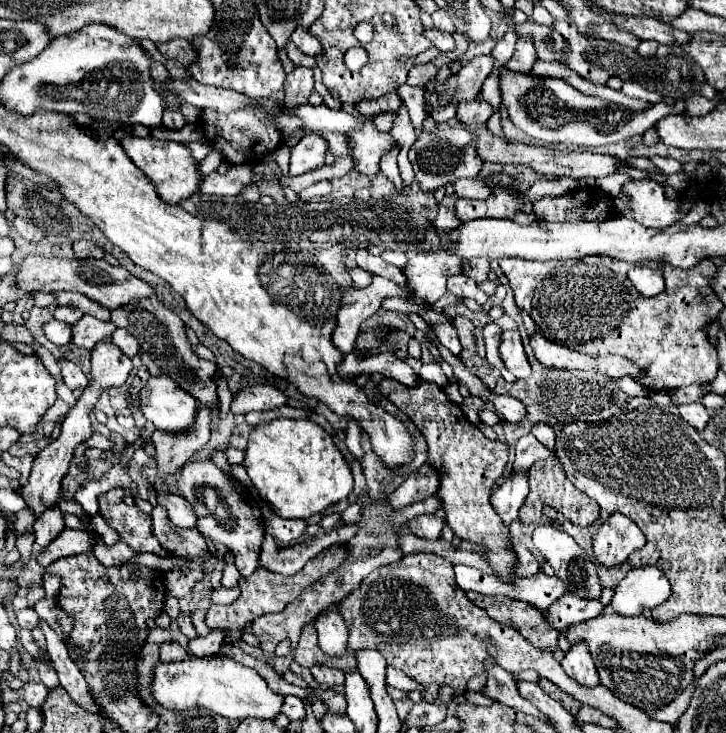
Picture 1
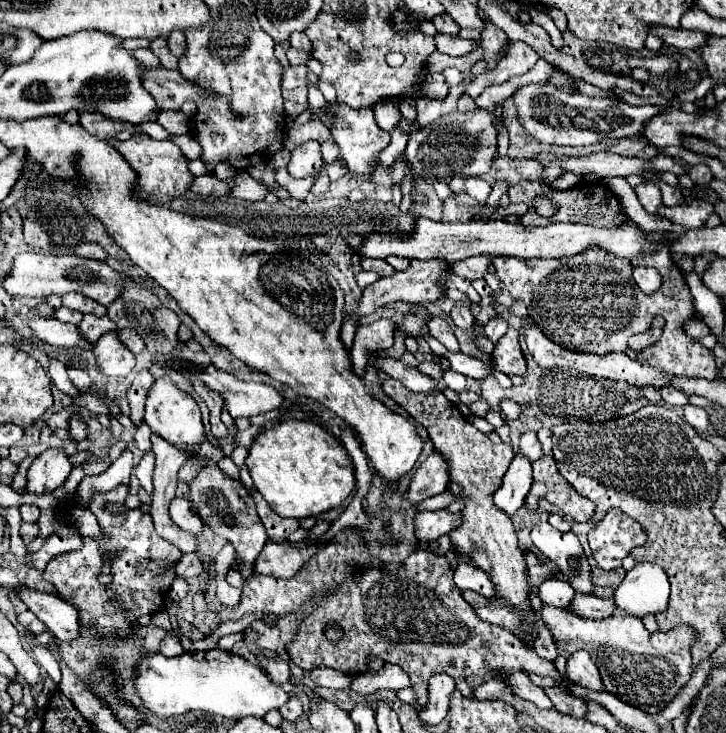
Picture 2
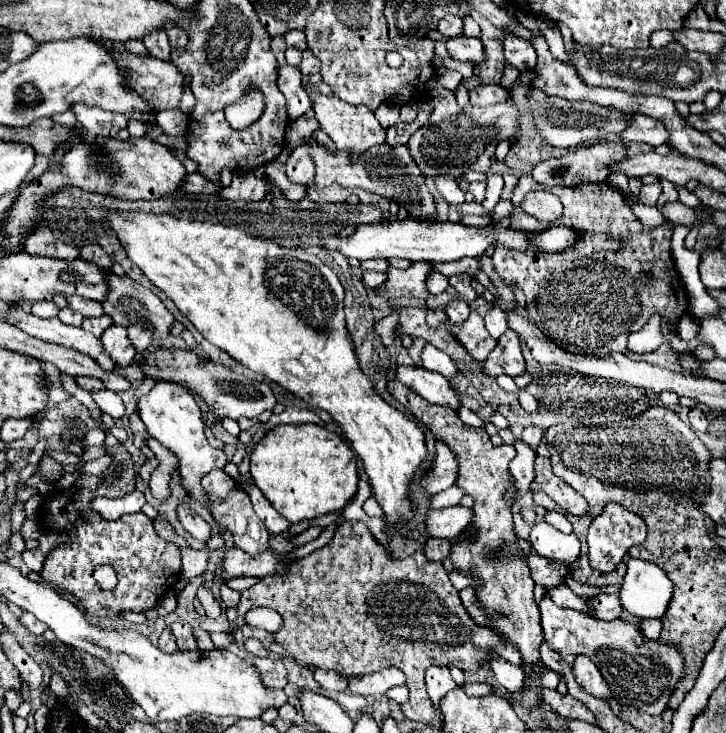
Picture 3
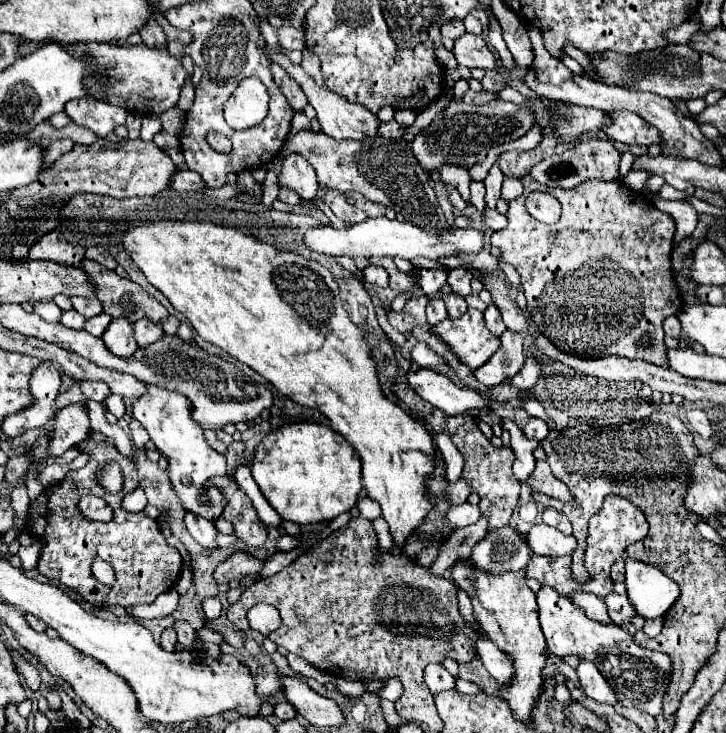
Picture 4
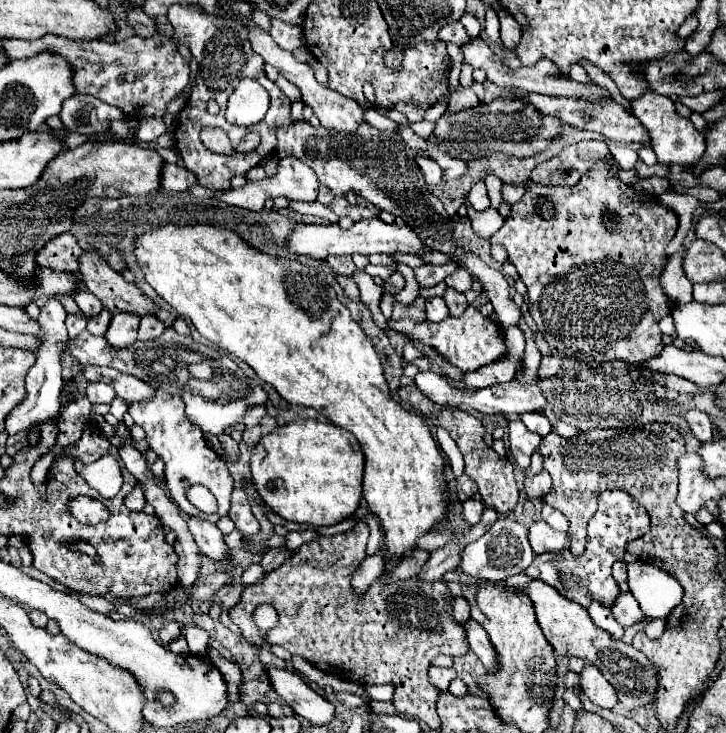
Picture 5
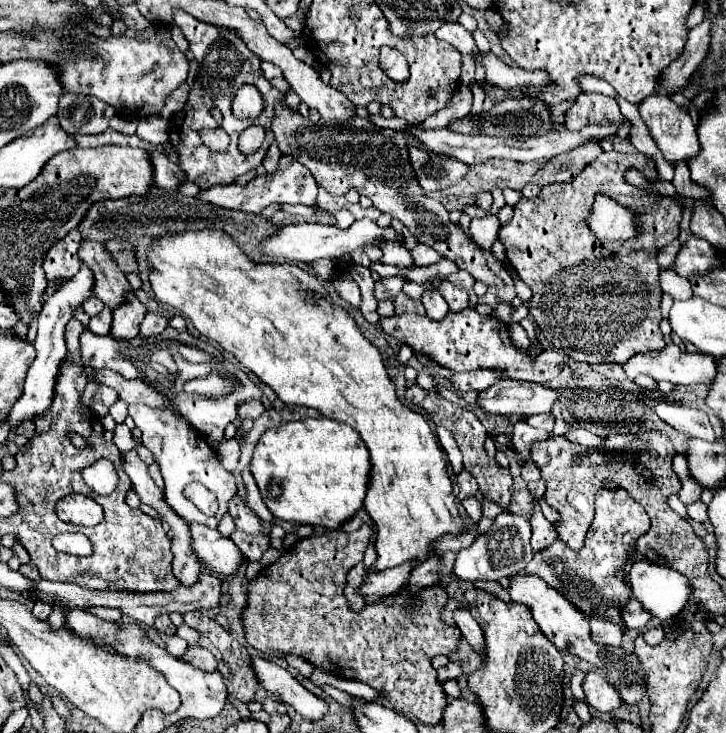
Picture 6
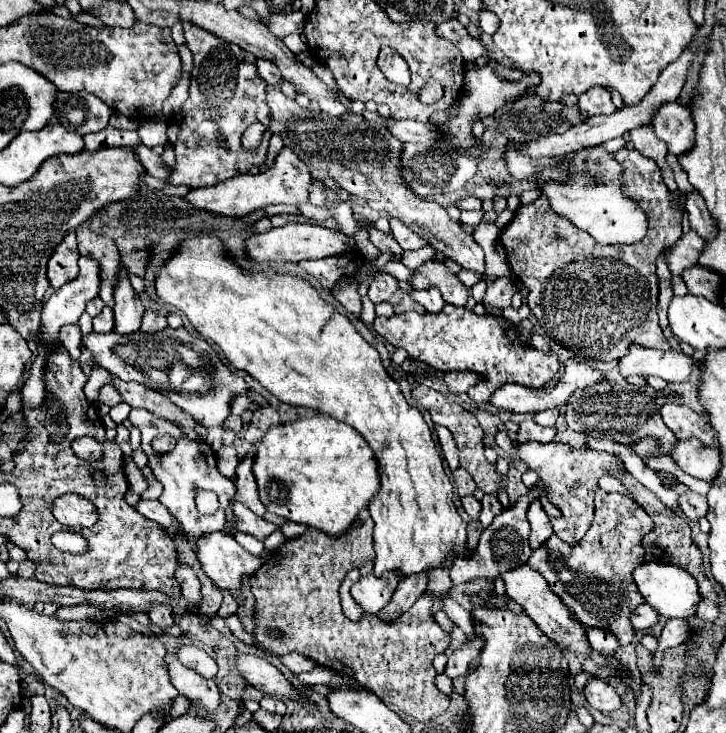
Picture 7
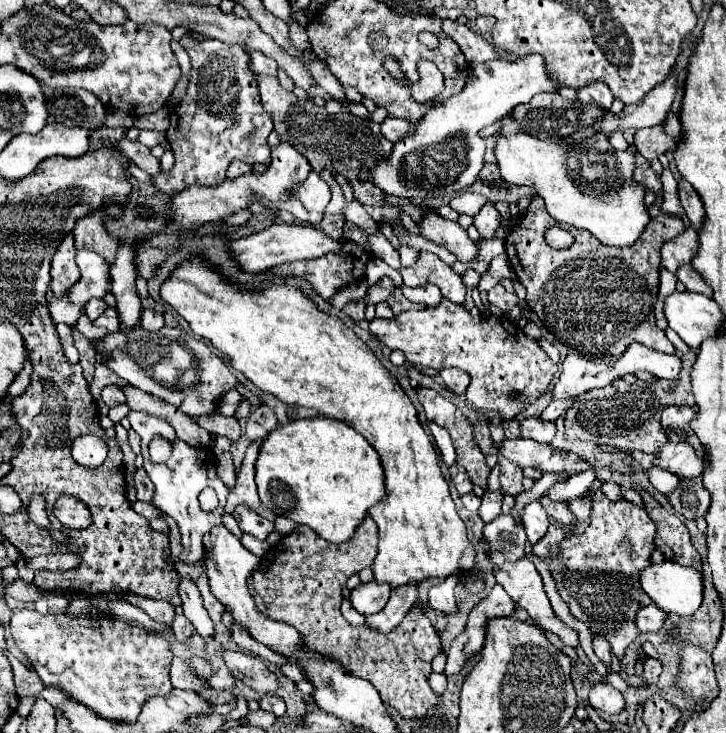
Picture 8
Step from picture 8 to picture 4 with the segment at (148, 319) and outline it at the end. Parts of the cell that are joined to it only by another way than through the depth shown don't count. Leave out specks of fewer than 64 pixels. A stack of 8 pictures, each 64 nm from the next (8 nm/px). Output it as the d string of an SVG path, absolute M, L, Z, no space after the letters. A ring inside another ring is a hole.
M144 318L144 320L138 320L138 322L134 324L134 338L136 338L136 342L138 342L140 348L150 346L150 344L156 342L162 334L164 334L162 328L156 326L154 322L148 322L146 318Z

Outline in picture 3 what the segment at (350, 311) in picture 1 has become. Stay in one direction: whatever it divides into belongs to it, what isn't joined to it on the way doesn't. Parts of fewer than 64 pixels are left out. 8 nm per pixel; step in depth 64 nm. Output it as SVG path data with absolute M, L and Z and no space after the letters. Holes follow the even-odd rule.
M412 262L406 270L388 270L388 280L376 288L376 294L382 298L402 298L402 296L414 296L414 298L428 298L430 292L426 288L428 276L434 272L434 266L430 262Z

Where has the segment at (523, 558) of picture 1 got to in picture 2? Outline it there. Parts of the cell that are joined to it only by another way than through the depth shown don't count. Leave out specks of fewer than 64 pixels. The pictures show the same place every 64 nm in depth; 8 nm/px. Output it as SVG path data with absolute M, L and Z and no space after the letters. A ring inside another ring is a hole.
M524 550L524 556L526 556L524 560L526 560L526 566L528 566L528 584L538 584L538 582L552 576L552 566L540 562L534 552Z

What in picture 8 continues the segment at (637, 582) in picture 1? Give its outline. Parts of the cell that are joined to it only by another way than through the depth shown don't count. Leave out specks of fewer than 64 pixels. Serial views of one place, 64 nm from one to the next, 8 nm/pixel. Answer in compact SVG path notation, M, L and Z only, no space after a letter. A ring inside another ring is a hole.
M668 560L644 568L640 586L666 614L692 616L702 604L702 572Z

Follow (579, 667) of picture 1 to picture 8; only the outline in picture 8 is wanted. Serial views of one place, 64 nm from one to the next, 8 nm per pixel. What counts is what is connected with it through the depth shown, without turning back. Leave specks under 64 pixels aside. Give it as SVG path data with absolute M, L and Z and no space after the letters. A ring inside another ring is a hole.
M604 682L592 684L590 694L588 694L588 702L594 710L604 710L608 714L618 714L624 708L622 694Z

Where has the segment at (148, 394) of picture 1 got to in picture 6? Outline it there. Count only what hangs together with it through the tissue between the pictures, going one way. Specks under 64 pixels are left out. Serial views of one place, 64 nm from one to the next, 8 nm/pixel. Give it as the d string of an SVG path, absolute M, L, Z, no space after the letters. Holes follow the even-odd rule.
M172 402L160 406L160 410L152 410L152 406L128 406L128 412L134 420L134 424L142 430L142 444L154 454L154 460L160 462L160 472L164 476L164 496L166 502L182 516L186 522L200 522L210 528L216 528L224 512L228 512L228 502L236 494L236 484L232 472L224 470L216 452L204 442L204 438L186 422ZM190 482L202 482L208 490L214 490L218 494L218 514L216 516L206 516L198 512L198 508L184 498L184 486Z

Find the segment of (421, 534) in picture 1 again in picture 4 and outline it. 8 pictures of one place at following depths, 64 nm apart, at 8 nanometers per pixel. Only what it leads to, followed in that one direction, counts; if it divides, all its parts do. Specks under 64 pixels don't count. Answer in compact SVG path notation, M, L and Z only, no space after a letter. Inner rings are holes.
M460 504L460 506L452 506L446 512L446 520L452 524L452 528L462 528L468 524L478 522L480 518L480 510L474 504Z

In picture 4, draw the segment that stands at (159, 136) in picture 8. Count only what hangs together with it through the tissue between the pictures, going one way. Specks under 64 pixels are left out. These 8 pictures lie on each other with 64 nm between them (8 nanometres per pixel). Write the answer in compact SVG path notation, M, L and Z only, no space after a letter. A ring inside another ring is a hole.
M144 116L142 118L142 132L140 132L140 138L142 140L152 140L156 132L160 132L160 120L158 116Z

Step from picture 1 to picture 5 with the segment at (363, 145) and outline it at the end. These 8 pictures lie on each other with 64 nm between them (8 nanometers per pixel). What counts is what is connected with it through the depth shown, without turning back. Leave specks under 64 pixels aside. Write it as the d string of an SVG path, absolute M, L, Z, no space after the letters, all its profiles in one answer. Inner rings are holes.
M246 22L246 24L248 24L248 30L250 30L252 48L264 58L266 64L276 66L294 86L300 88L304 104L308 104L308 106L314 110L314 114L318 116L320 124L322 124L326 130L330 130L330 132L356 134L358 126L364 122L364 110L362 110L356 102L352 102L350 98L346 98L346 96L342 96L342 94L338 94L338 92L334 92L334 90L330 90L330 88L324 88L324 86L314 78L314 72L312 72L312 68L310 68L308 64L296 62L290 52L286 52L286 50L282 50L280 46L276 46L276 42L272 40L272 36L266 34L266 32L262 32L254 22Z

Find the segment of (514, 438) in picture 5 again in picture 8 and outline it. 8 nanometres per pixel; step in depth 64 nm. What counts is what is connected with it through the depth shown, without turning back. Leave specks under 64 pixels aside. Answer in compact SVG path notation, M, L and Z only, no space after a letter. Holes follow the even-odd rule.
M532 416L520 424L520 432L522 432L522 438L550 443L556 434L556 426L554 426L554 422L544 422L542 418Z

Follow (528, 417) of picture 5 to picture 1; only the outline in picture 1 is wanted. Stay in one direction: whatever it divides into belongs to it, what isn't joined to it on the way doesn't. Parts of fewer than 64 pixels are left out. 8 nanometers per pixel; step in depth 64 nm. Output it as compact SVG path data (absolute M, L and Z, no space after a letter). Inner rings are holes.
M526 434L518 440L516 444L516 460L512 464L512 476L518 472L528 472L528 468L540 460L540 458L556 458L556 448L546 448L544 444L540 444L532 434Z

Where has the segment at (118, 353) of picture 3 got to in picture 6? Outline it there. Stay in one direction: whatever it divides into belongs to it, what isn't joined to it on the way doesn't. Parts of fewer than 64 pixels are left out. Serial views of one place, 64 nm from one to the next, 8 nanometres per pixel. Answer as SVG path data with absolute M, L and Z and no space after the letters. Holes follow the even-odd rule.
M128 294L128 300L124 302L124 306L118 306L114 310L114 320L110 328L112 338L116 340L136 338L140 330L140 322L144 320L144 314L146 314L146 308L142 306L142 302L134 294Z

